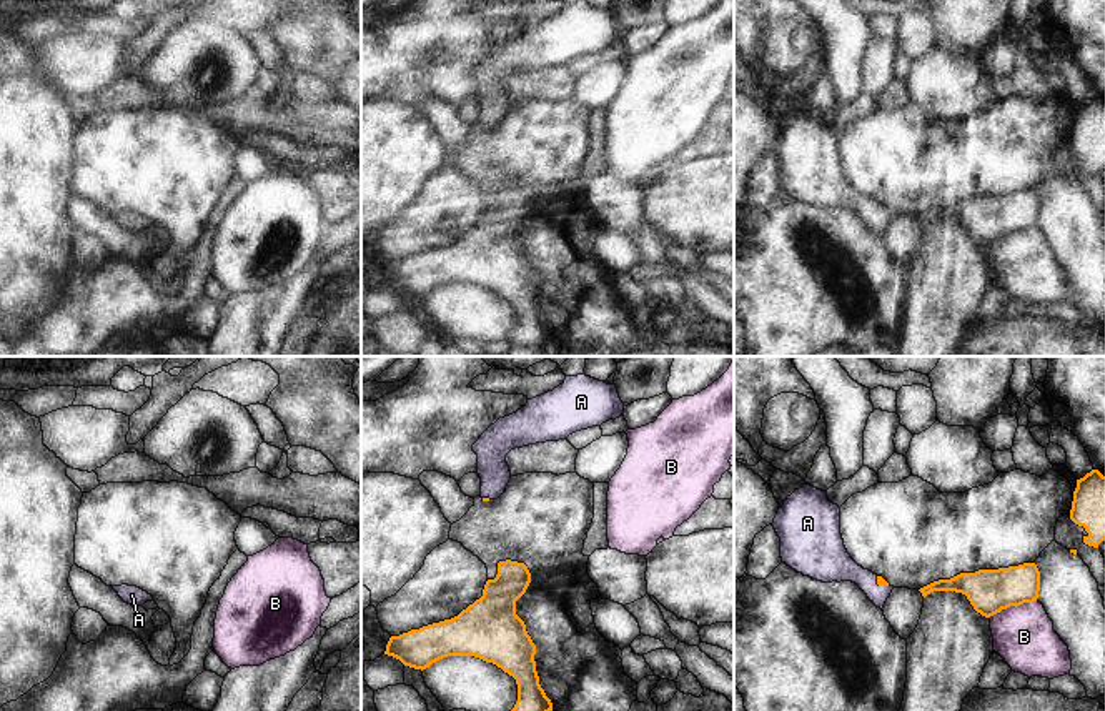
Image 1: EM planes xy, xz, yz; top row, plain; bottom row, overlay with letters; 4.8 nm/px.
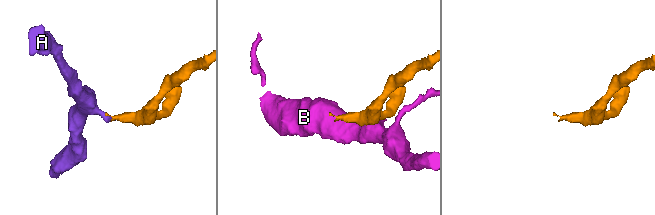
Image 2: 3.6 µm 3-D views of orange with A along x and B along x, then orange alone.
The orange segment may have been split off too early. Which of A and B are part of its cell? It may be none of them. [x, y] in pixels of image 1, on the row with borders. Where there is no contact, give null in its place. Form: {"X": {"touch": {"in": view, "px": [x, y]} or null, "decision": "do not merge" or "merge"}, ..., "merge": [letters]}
{"A": {"touch": {"in": "yz", "px": [881, 585]}, "decision": "merge"}, "B": {"touch": {"in": "yz", "px": [1012, 605]}, "decision": "do not merge"}, "merge": ["A"]}

